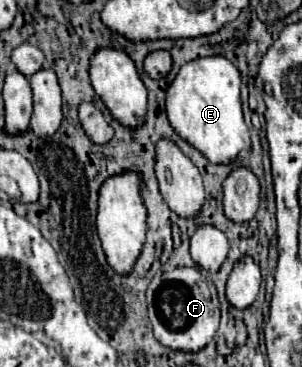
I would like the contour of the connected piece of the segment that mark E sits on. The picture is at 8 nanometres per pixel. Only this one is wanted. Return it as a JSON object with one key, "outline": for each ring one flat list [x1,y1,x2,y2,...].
{"outline":[[201,57,183,65,167,87,165,111,171,127,181,139,199,149,211,163,233,163,241,151,251,149,249,129,241,111,241,75,237,67,221,57]]}

